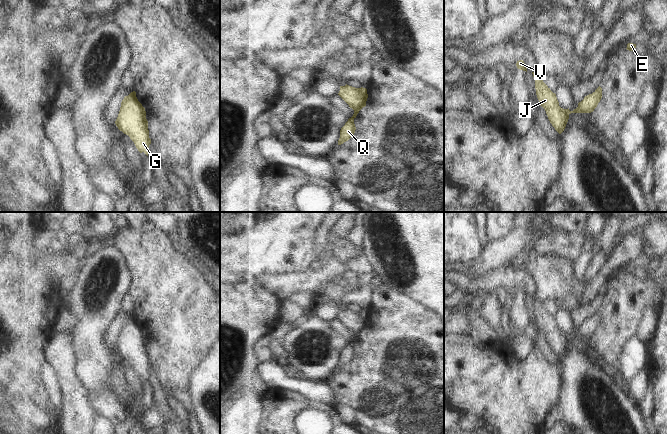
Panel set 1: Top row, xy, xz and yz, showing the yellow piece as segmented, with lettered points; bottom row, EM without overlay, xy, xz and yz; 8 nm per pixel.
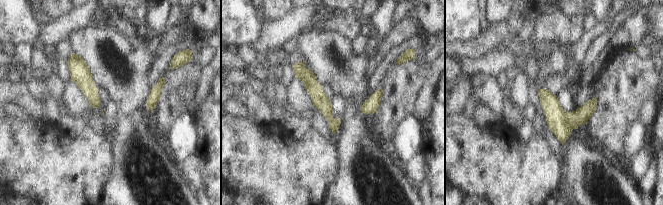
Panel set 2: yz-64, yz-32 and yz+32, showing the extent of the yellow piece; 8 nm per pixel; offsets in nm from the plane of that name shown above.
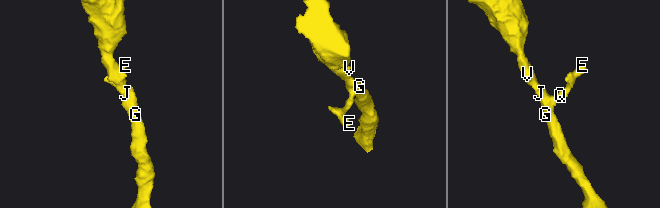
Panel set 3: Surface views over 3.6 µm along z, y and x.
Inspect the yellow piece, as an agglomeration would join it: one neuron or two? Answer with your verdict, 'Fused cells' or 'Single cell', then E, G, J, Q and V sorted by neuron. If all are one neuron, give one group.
Single cell. Groups: E G J Q V

